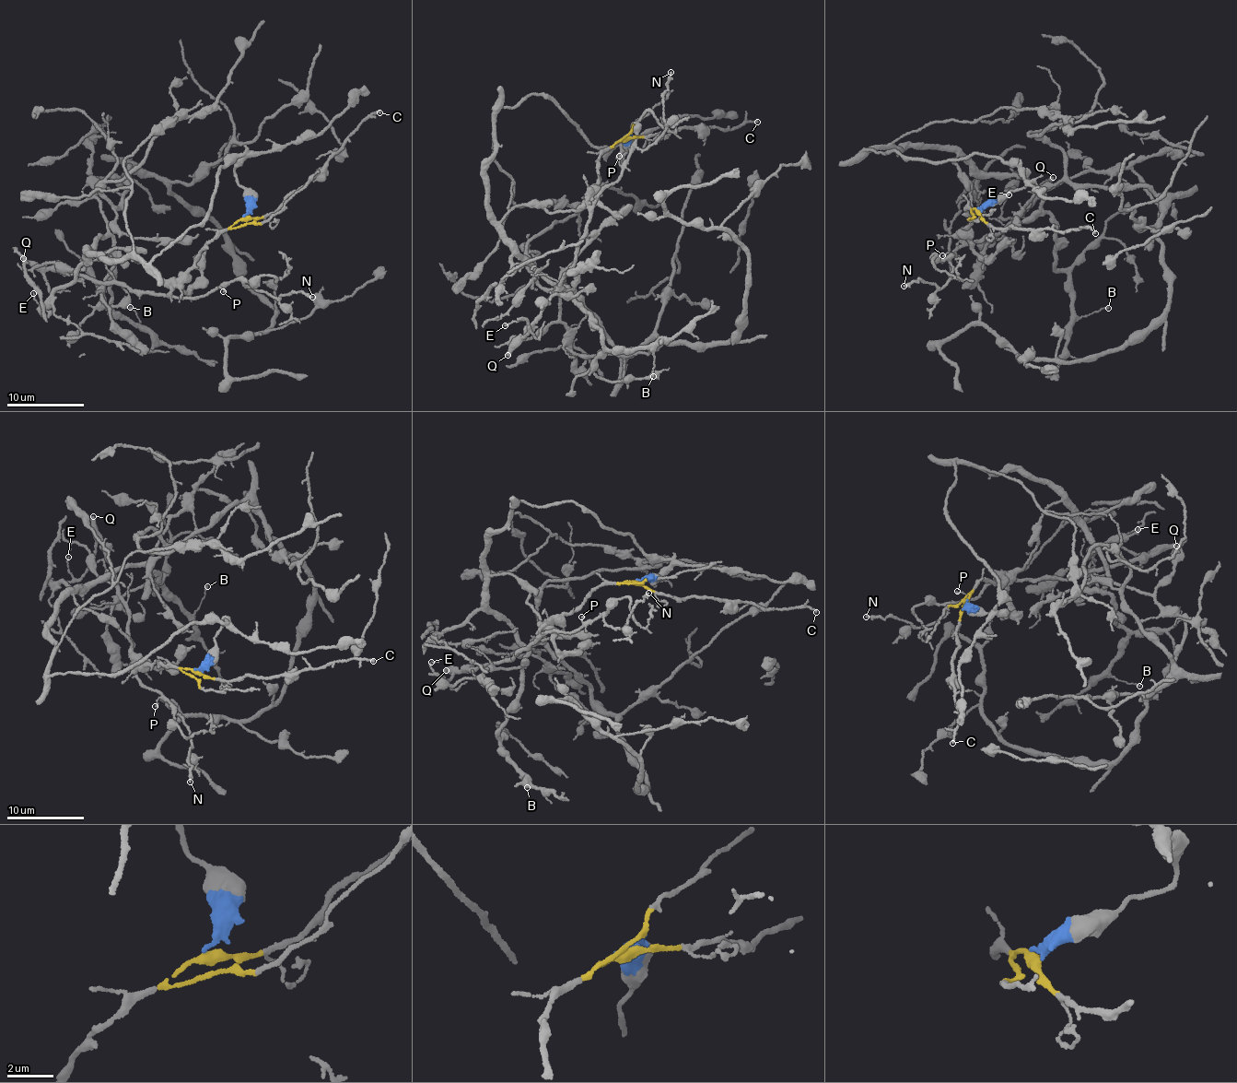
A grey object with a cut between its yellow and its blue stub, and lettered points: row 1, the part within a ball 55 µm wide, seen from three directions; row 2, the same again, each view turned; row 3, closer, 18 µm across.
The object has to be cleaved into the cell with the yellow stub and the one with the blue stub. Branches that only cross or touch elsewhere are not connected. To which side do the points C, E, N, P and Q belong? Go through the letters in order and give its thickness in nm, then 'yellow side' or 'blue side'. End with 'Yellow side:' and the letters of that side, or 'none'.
C: calibre 170 nm; yellow side
E: calibre 110 nm; yellow side
N: calibre 180 nm; yellow side
P: calibre 110 nm; yellow side
Q: calibre 340 nm; yellow side
Yellow side: C, E, N, P, Q

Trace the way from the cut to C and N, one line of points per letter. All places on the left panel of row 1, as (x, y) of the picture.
C: (244, 217), (277, 212), (285, 198), (323, 173), (328, 158), (350, 135), (379, 111)
N: (244, 217), (199, 253), (171, 295), (193, 299), (238, 280), (276, 298), (295, 291), (313, 296)

